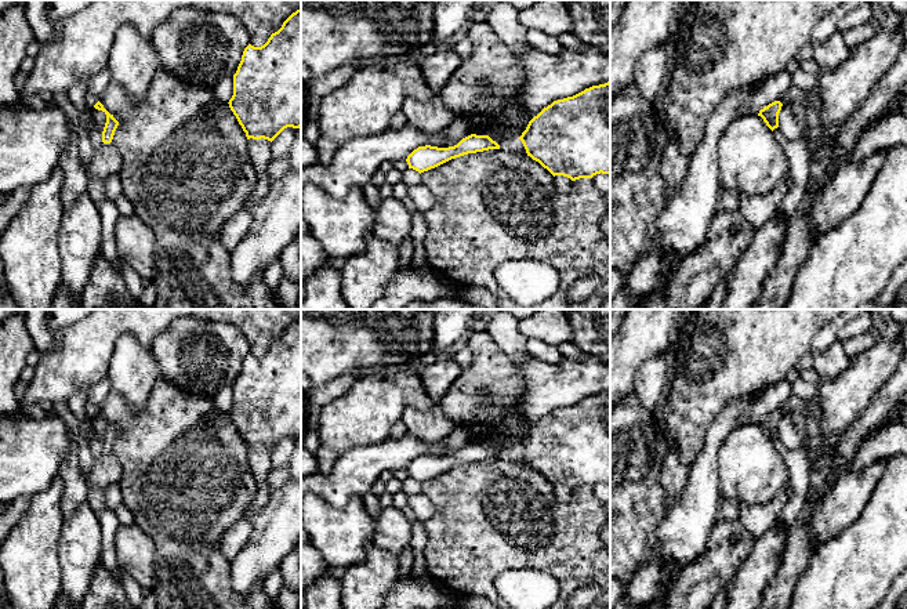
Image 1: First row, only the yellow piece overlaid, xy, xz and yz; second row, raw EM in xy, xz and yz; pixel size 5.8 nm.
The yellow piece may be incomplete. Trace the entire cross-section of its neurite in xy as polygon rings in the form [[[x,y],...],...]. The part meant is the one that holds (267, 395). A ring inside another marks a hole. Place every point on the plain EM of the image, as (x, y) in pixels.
[[[301,318],[264,355],[248,354],[244,358],[228,413],[247,449],[264,447],[272,452],[284,438],[301,436]]]

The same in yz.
[[[774,410],[759,420],[758,425],[763,428],[766,435],[773,441],[779,436],[779,423],[781,420],[783,413],[780,410]]]

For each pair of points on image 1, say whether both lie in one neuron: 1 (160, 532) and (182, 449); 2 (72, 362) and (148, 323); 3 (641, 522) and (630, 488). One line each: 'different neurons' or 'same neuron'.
1: same neuron
2: same neuron
3: same neuron

